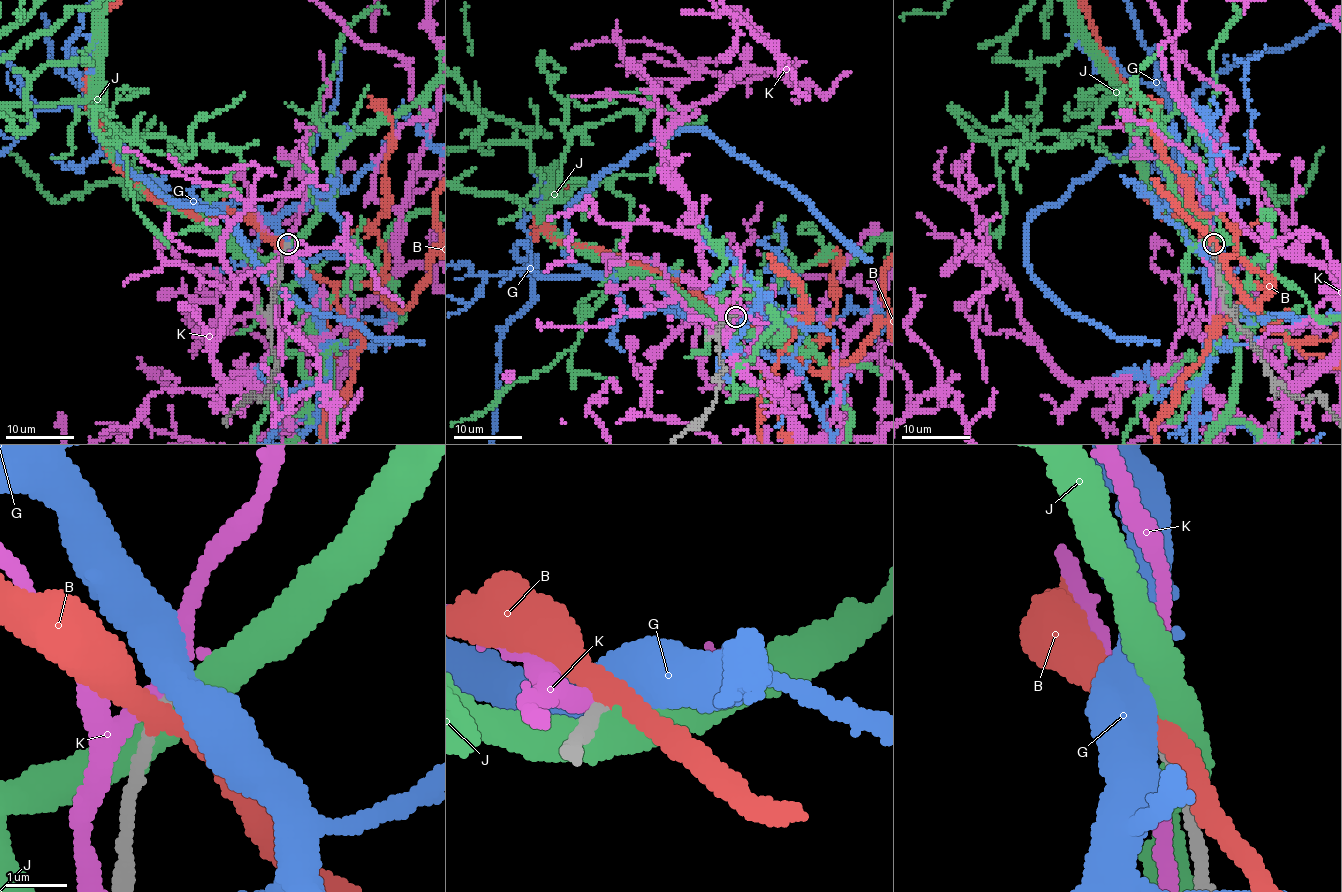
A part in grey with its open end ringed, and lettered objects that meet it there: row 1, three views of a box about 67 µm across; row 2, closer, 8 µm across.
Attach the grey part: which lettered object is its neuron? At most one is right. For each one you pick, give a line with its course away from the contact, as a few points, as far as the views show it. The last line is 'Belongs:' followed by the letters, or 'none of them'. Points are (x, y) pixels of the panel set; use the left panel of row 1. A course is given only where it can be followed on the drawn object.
Belongs: none of them

